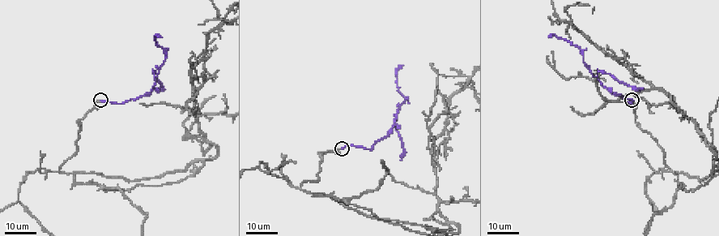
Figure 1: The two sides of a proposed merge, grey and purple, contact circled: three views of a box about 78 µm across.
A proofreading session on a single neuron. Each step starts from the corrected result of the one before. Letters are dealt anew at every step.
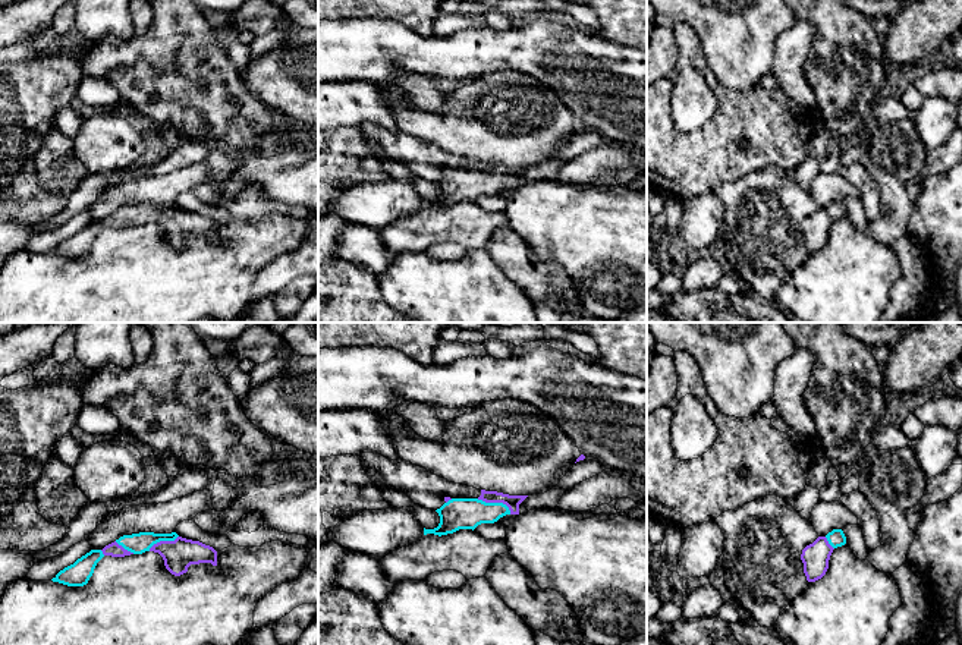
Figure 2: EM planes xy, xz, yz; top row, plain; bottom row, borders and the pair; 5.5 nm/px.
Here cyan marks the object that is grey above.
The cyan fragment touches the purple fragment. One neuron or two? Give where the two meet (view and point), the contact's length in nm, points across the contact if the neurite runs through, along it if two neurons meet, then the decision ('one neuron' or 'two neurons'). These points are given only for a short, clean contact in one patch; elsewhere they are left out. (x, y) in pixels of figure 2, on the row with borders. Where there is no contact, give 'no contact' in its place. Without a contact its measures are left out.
meets cyan in xz at (496, 503); contact 200 nm long; runs through xz (458, 513), (483, 510), (496, 503), (512, 502); one neuron

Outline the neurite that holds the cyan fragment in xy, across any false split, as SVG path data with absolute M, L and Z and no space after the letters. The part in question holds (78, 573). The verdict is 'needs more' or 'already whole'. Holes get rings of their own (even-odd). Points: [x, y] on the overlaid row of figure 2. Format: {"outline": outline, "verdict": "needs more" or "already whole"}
{"outline": "M139 532L123 535L103 550L91 550L73 564L60 570L51 580L67 586L84 586L104 556L125 557L145 551L158 553L164 560L166 569L175 576L186 573L191 564L211 563L217 566L217 551L210 545L182 538L176 532Z", "verdict": "needs more"}

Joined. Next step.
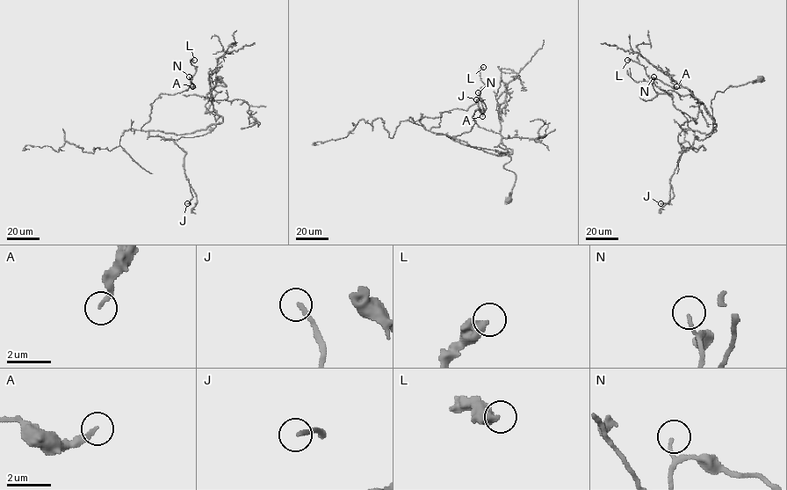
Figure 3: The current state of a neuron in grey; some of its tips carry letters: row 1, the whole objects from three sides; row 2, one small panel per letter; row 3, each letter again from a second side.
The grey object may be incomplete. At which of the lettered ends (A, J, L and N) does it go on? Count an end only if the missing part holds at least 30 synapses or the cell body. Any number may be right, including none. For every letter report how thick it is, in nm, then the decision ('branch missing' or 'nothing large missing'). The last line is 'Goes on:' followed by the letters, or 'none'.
A: 160 nm thick; nothing large missing
J: 180 nm thick; branch missing
L: 480 nm thick; nothing large missing
N: 120 nm thick; nothing large missing
Goes on: J

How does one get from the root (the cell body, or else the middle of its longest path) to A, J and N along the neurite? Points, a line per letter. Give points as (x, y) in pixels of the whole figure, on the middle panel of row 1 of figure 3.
A: (509, 200), (516, 175), (494, 150), (510, 149), (430, 130), (479, 92), (482, 116)
J: (509, 200), (516, 175), (494, 150), (510, 149), (496, 156), (438, 134), (469, 132), (482, 113), (476, 99)
N: (509, 200), (516, 175), (494, 150), (510, 149), (496, 156), (430, 130), (440, 112), (466, 110), (478, 92)

